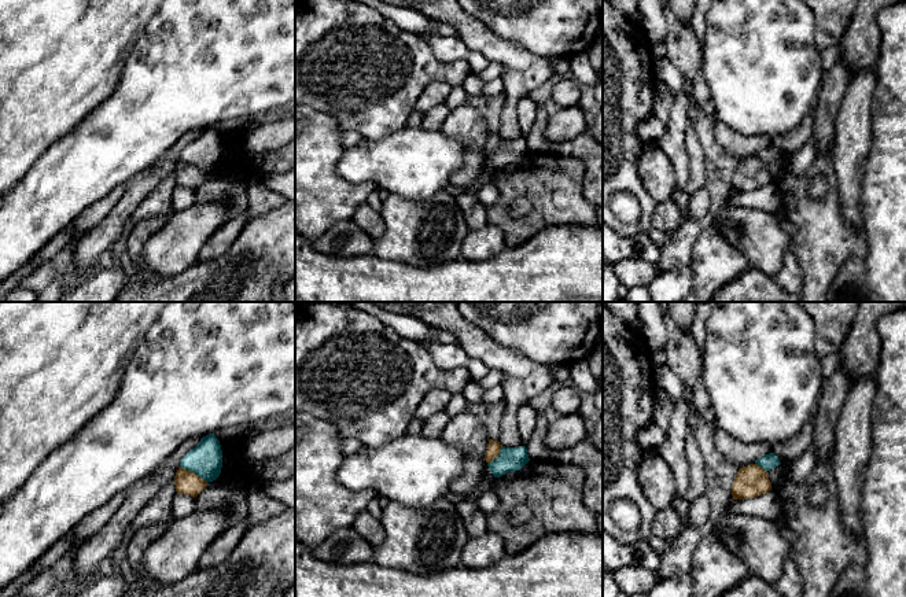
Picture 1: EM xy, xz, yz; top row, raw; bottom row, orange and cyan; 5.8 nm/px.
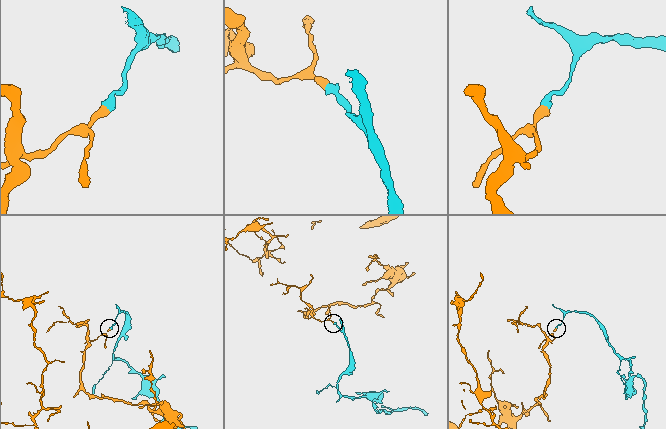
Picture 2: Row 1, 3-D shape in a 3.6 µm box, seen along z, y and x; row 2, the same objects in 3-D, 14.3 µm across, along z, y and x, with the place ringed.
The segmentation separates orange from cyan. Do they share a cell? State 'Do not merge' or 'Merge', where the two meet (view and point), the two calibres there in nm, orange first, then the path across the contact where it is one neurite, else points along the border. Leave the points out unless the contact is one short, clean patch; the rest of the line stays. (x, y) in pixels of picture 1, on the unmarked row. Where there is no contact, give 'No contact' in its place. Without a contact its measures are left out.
Do not merge. Touches orange at xy (192, 165). Thickness 140 nm (orange) against 200 nm. Boundary: xy (180, 158), (207, 174)

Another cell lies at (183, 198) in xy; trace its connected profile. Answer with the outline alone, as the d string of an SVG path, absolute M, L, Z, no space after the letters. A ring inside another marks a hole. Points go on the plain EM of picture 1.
M176 187L172 195L173 211L183 211L196 203L195 191L187 187Z

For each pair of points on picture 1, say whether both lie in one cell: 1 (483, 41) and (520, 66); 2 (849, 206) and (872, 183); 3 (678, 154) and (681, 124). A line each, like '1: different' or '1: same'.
1: same
2: different
3: same

